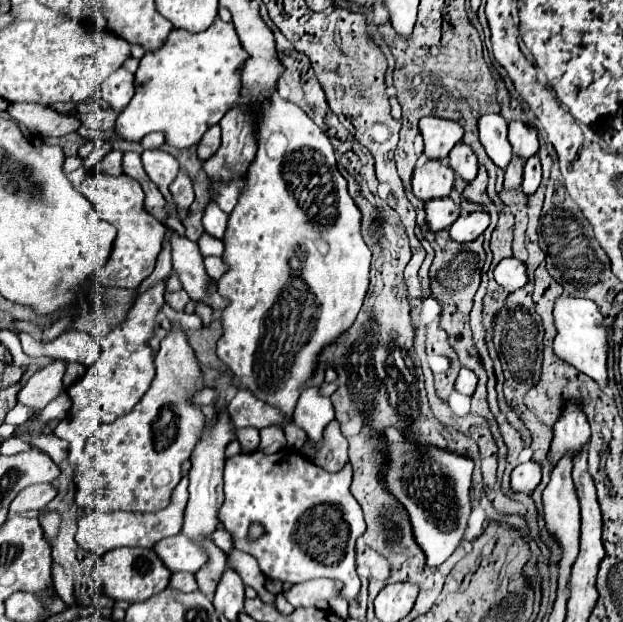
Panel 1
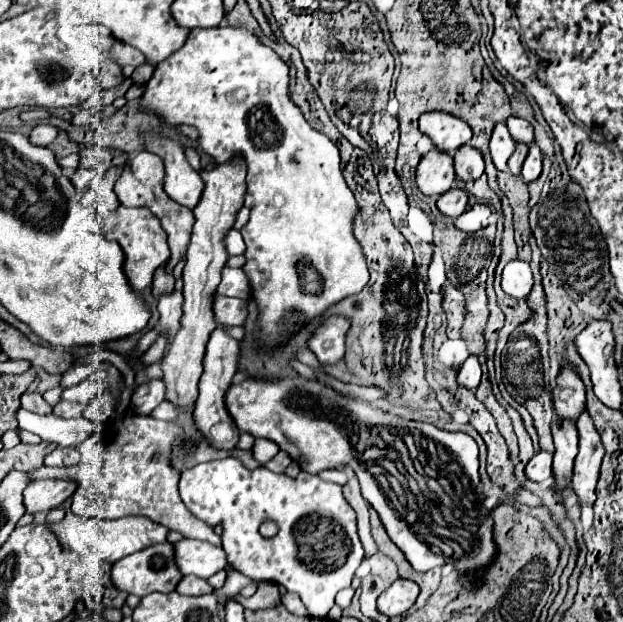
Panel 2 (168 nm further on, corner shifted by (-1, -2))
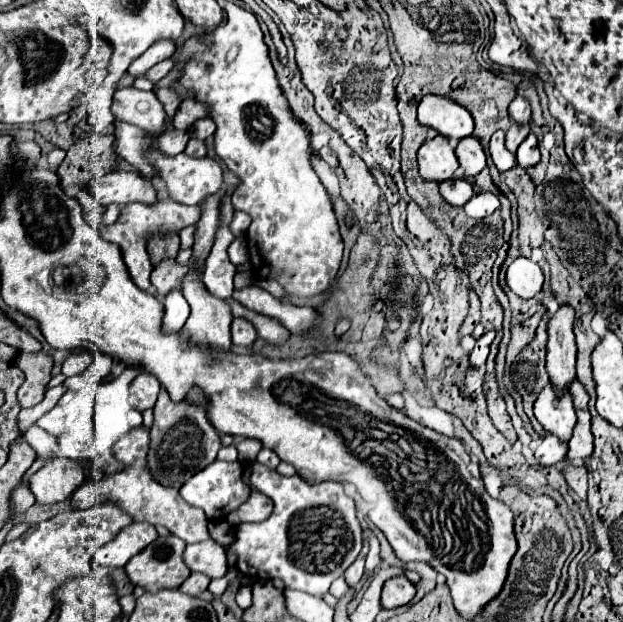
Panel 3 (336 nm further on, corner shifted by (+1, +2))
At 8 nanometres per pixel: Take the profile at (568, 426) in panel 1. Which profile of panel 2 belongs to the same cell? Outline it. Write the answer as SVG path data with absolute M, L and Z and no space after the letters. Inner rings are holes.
M568 365L558 373L554 389L554 409L558 421L578 421L580 413L586 411L586 391L578 371Z

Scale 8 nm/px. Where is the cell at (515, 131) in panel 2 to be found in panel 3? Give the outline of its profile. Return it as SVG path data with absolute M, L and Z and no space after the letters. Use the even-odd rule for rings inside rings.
M516 95L514 101L510 103L510 117L518 125L528 125L528 121L530 121L530 103L522 95Z

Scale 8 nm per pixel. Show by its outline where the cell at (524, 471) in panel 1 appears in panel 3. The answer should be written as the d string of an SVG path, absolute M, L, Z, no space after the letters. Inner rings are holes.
M548 433L548 435L544 437L544 441L540 443L540 447L536 449L536 459L538 459L540 465L544 465L544 467L556 465L556 463L564 461L566 449L568 449L568 443L566 443L566 441L558 441L558 437L554 437L552 433Z

